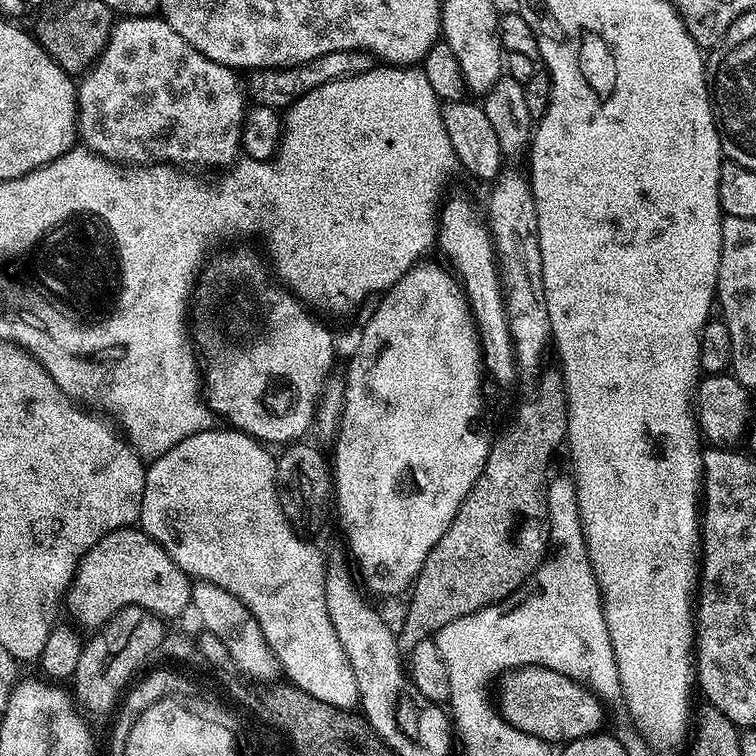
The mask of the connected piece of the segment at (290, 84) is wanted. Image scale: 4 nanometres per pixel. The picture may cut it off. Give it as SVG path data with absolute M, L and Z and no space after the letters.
M333 50L330 54L322 54L318 58L310 58L310 62L302 62L289 68L253 68L247 73L246 96L252 104L261 104L267 108L287 110L295 100L301 100L310 90L318 90L326 82L336 79L350 78L358 74L366 74L374 67L371 52L355 52L354 50Z

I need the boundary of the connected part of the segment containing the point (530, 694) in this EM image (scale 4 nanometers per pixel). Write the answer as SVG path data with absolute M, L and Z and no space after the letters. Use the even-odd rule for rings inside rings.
M529 666L514 668L499 681L498 711L503 723L545 742L567 742L593 736L606 724L606 708L588 688L571 675L549 668Z

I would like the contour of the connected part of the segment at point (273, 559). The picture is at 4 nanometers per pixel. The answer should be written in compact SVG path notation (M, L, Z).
M213 426L204 432L194 434L190 438L182 438L182 442L178 442L178 446L166 450L166 454L162 454L158 459L147 465L144 473L139 527L151 540L158 542L158 546L162 546L162 550L166 550L166 554L170 554L170 558L174 558L174 562L178 562L178 566L189 578L214 582L214 586L222 586L222 590L230 590L230 594L234 594L234 598L238 598L246 605L250 614L254 614L258 626L262 626L262 634L266 638L270 650L274 650L283 675L291 683L302 689L306 694L318 698L318 702L333 704L345 710L355 709L360 702L358 682L354 682L354 670L350 670L348 659L342 650L342 644L338 642L338 634L334 634L334 622L330 622L330 614L326 610L325 553L323 551L320 553L308 541L311 539L305 538L297 532L286 518L276 493L276 462L273 453L268 453L271 451L261 441L255 440L253 436L248 436L245 432L237 432L228 426L223 427Z

